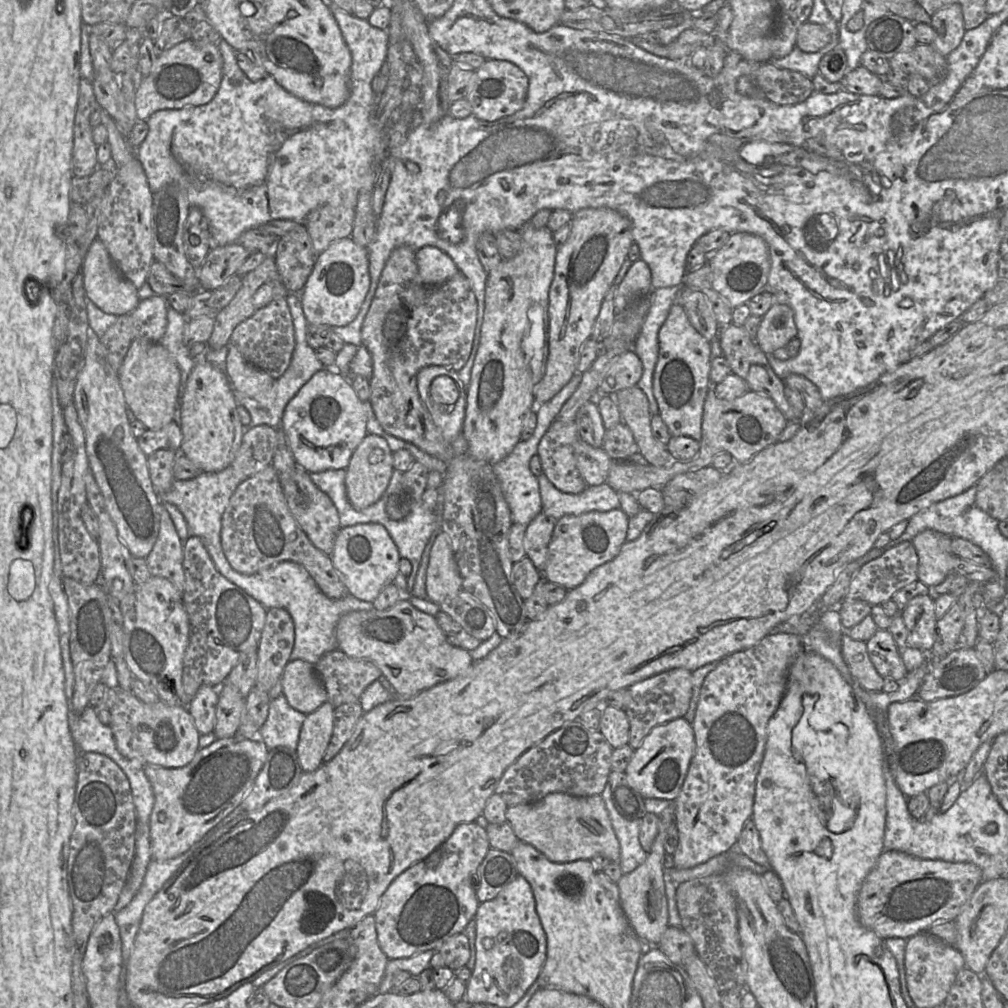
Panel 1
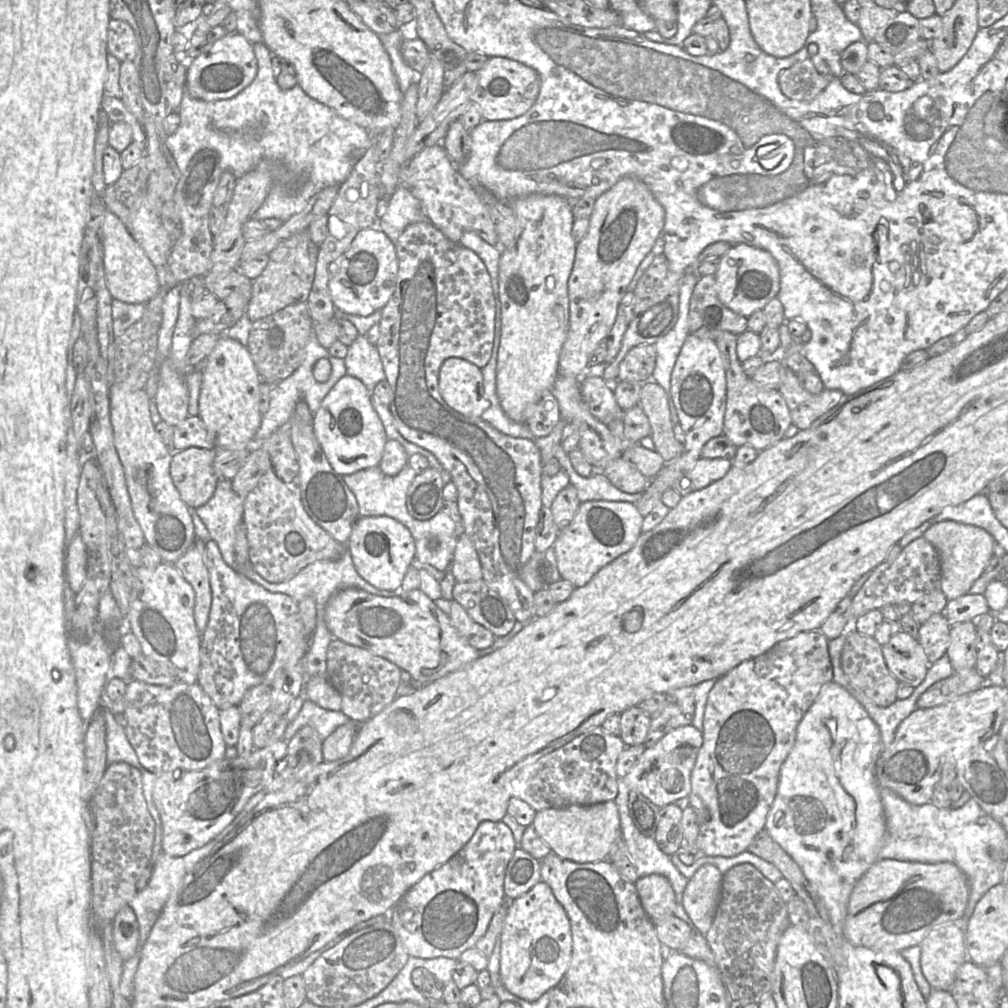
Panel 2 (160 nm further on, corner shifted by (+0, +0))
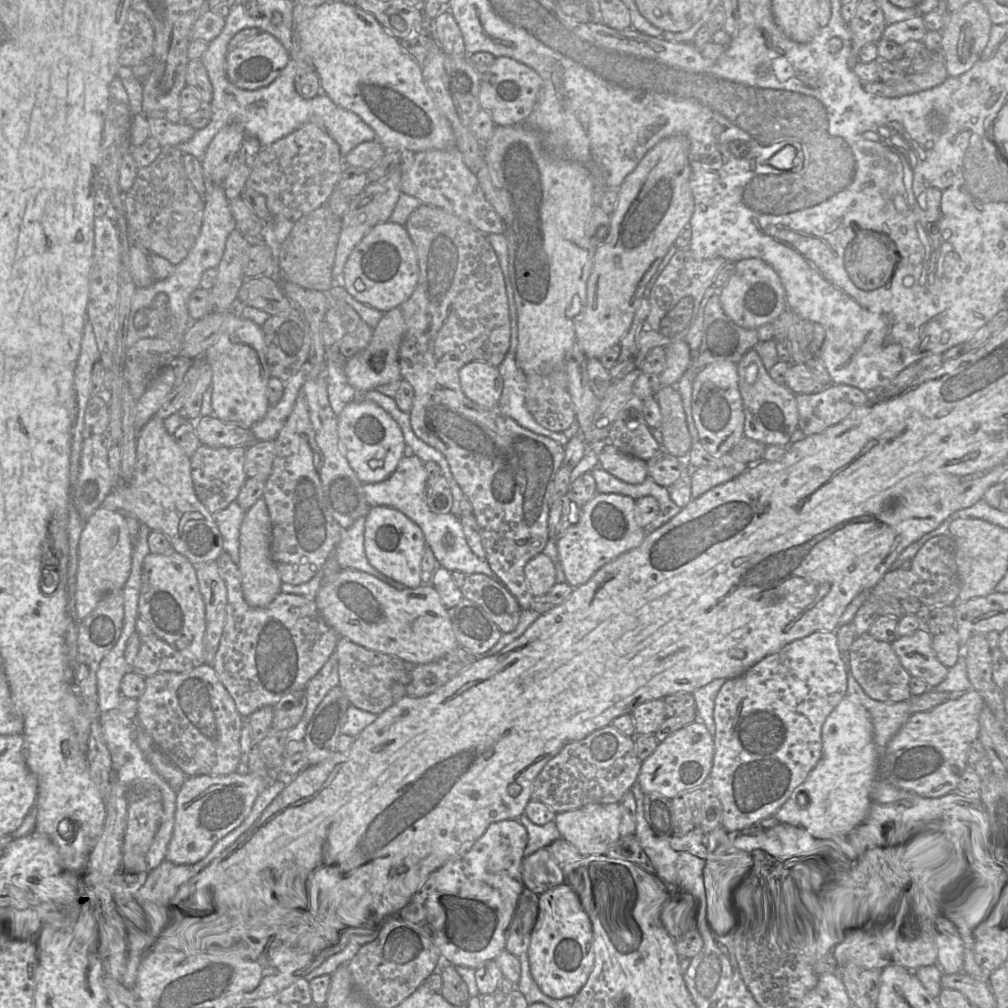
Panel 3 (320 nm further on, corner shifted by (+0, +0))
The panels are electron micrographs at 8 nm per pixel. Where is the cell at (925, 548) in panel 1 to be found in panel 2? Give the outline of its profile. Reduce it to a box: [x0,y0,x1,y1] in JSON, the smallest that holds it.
[923,520,999,600]

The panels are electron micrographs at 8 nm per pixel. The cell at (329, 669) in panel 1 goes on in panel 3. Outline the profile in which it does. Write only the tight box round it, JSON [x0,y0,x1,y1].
[335,638,410,715]

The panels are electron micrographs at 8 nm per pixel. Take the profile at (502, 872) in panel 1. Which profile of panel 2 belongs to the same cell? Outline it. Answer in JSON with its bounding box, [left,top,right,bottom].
[505,847,542,900]

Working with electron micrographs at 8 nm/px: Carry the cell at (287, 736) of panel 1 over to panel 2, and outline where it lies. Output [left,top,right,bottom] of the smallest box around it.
[283,700,354,741]

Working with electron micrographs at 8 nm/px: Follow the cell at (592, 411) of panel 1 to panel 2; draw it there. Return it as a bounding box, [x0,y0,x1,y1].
[581,375,624,425]

